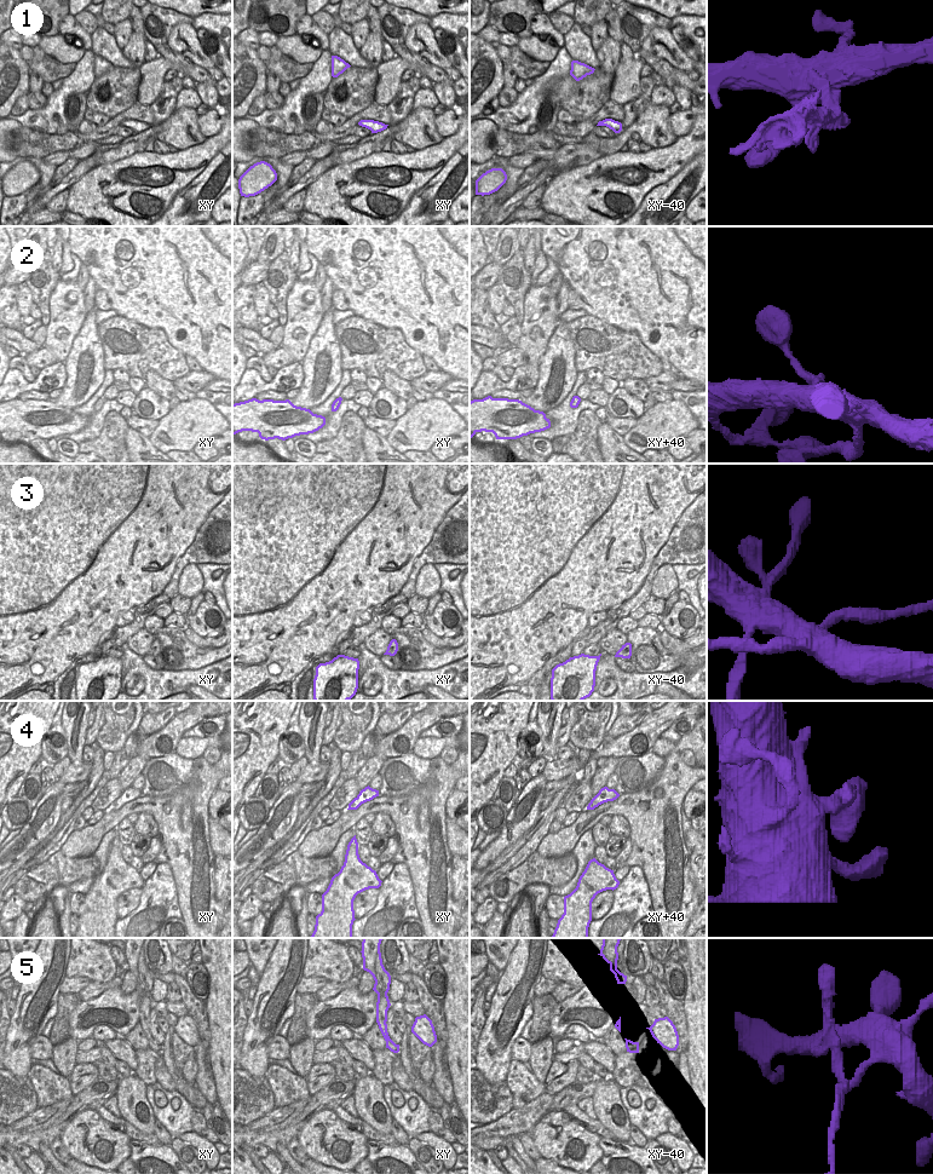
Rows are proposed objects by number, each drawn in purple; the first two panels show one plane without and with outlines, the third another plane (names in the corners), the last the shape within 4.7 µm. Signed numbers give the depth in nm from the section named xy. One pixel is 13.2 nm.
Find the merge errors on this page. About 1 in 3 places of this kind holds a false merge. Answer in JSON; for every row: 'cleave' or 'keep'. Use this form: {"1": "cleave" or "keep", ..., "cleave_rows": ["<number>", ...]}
{"1": "cleave", "2": "keep", "3": "cleave", "4": "keep", "5": "cleave", "cleave_rows": ["1", "3", "5"]}

